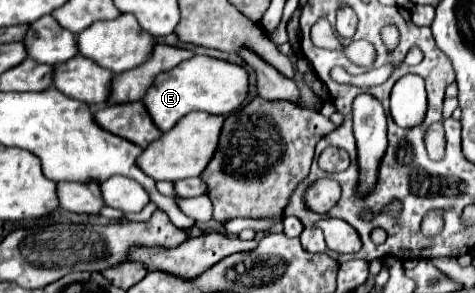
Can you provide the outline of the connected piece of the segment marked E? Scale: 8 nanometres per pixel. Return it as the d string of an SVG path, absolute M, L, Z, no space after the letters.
M194 55L178 63L174 69L166 73L158 73L158 79L146 91L142 103L150 109L150 117L162 131L170 131L178 119L188 115L190 111L206 111L212 115L230 115L236 111L248 95L248 73L244 67L212 59L206 55Z

